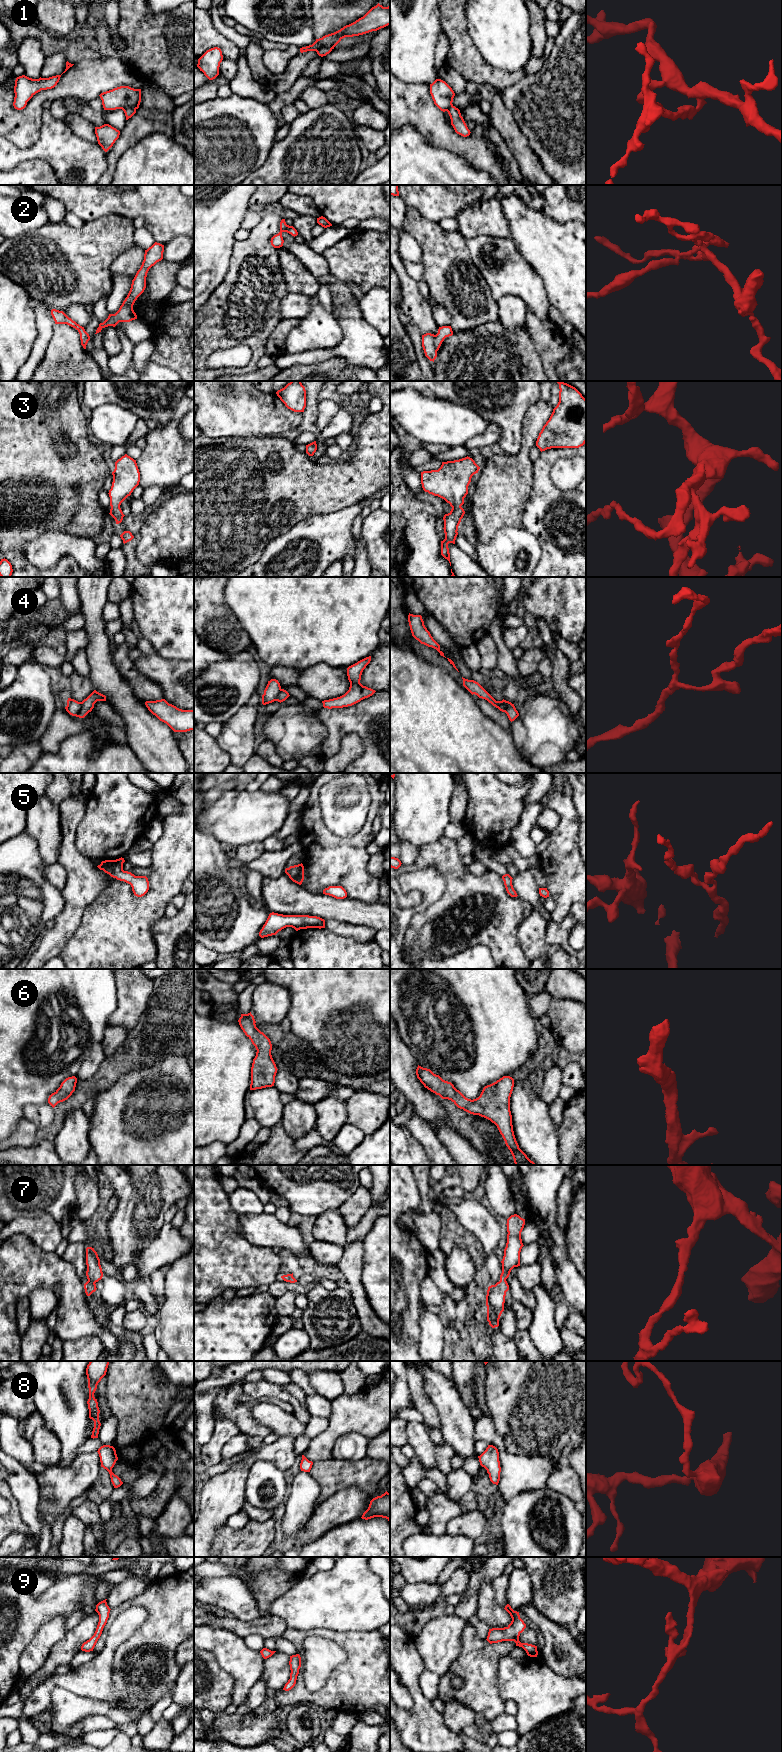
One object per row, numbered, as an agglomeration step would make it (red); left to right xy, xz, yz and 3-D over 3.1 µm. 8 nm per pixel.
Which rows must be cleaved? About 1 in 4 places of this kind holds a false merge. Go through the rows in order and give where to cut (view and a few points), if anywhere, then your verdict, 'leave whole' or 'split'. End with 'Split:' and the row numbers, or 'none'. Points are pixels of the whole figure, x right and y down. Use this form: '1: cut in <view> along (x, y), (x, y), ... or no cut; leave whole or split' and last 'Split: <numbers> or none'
1: cut in xz along (331, 48), (320, 47), (316, 51); split
2: no cut; leave whole
3: no cut; leave whole
4: cut in xy along (82, 702), (80, 711), (75, 715); split
5: no cut; leave whole
6: no cut; leave whole
7: no cut; leave whole
8: no cut; leave whole
9: no cut; leave whole
Split: 1, 4

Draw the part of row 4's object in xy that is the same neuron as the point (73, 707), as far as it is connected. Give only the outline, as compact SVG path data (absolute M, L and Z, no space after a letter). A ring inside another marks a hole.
M68 698L67 706L65 707L65 709L70 715L76 716L79 714L81 710L81 706L82 706L82 702L78 702L74 699Z

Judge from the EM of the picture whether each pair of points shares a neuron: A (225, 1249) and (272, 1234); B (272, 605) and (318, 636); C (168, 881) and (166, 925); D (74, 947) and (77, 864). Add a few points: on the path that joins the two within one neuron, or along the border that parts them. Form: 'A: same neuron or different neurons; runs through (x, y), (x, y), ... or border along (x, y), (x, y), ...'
A: different neurons; border along (238, 1221), (240, 1234), (249, 1242), (272, 1248)
B: same neuron; runs through (283, 605), (287, 605), (307, 625)
C: different neurons; border along (164, 915), (154, 923), (151, 936)
D: different neurons; border along (84, 909), (79, 926), (62, 951)

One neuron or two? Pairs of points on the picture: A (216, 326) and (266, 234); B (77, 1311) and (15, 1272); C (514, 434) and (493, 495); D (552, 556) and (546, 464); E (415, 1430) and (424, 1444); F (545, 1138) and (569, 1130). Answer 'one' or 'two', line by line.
A: one
B: one
C: two
D: one
E: one
F: two

